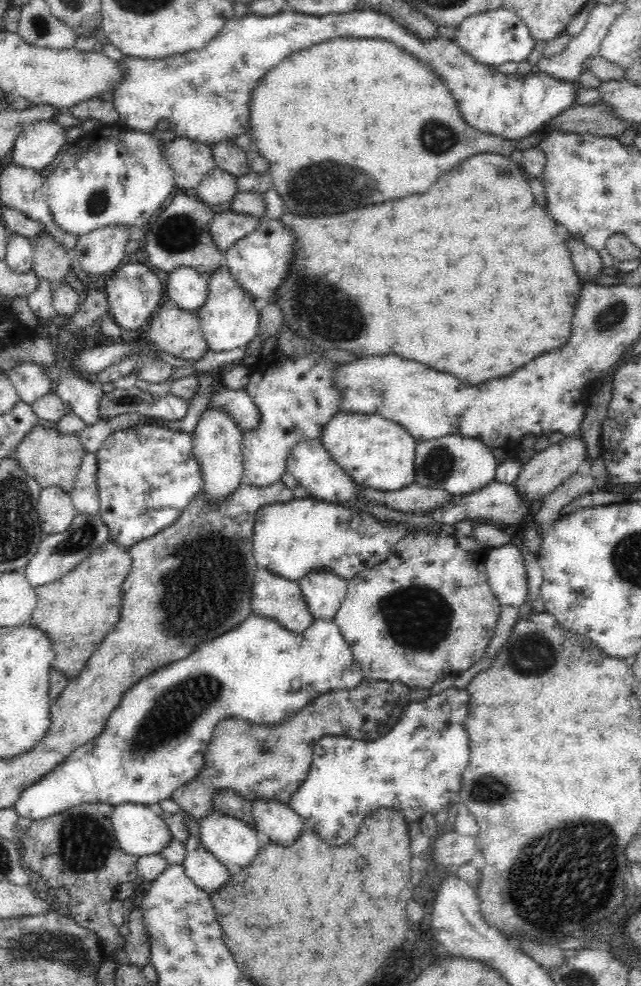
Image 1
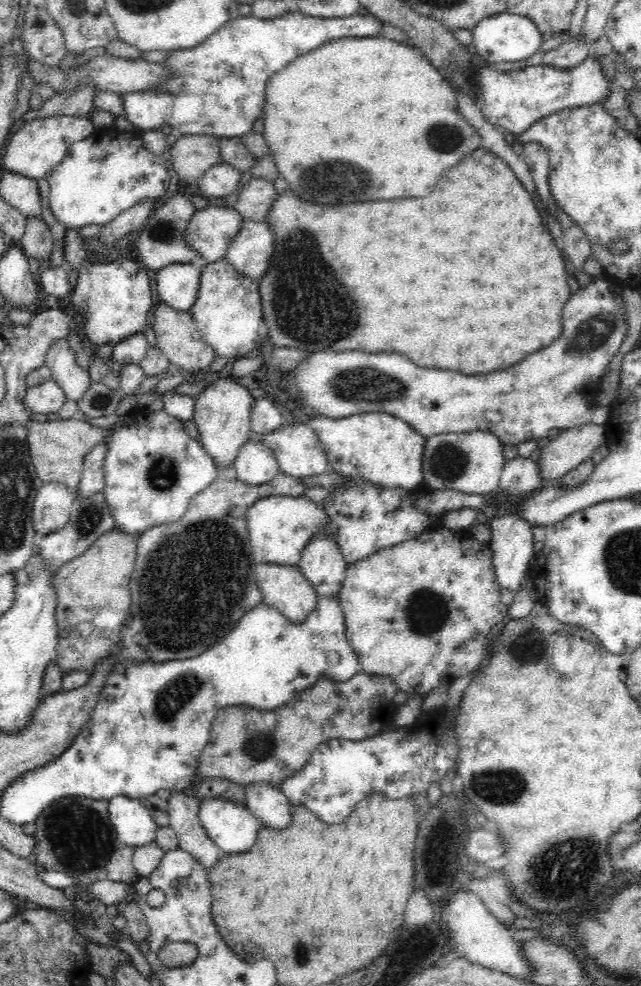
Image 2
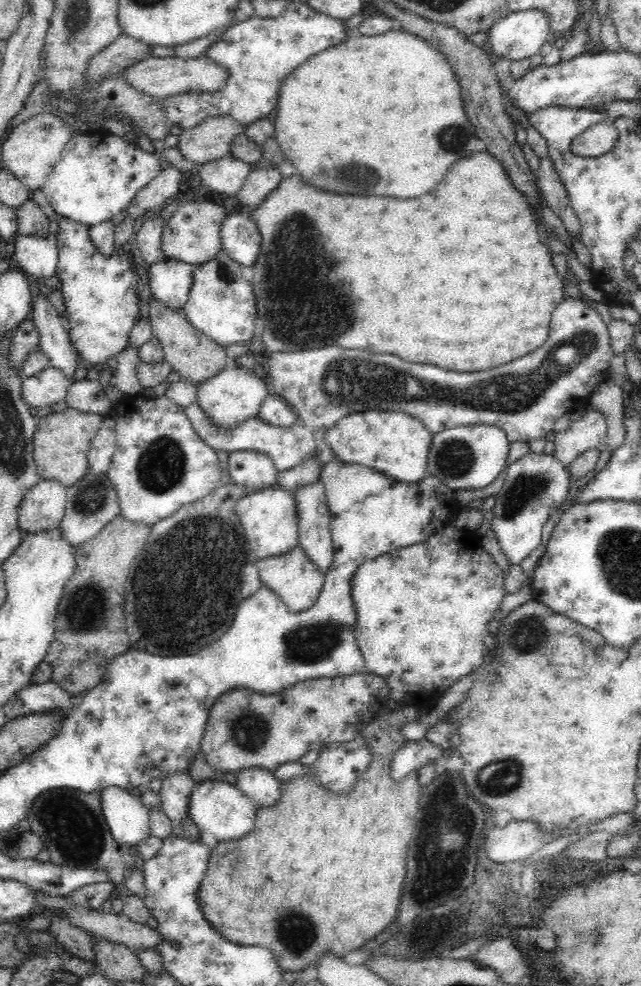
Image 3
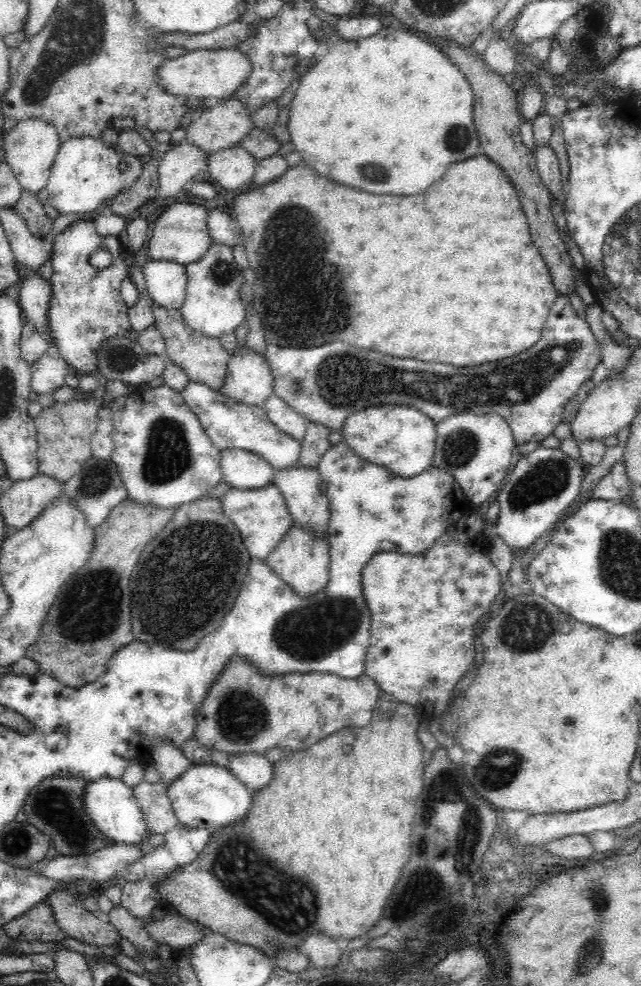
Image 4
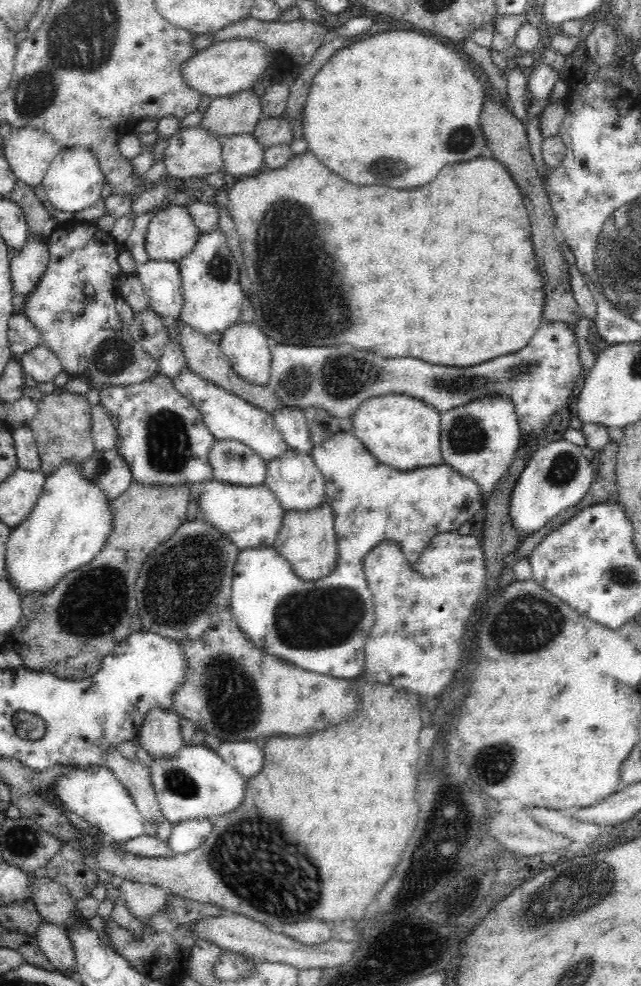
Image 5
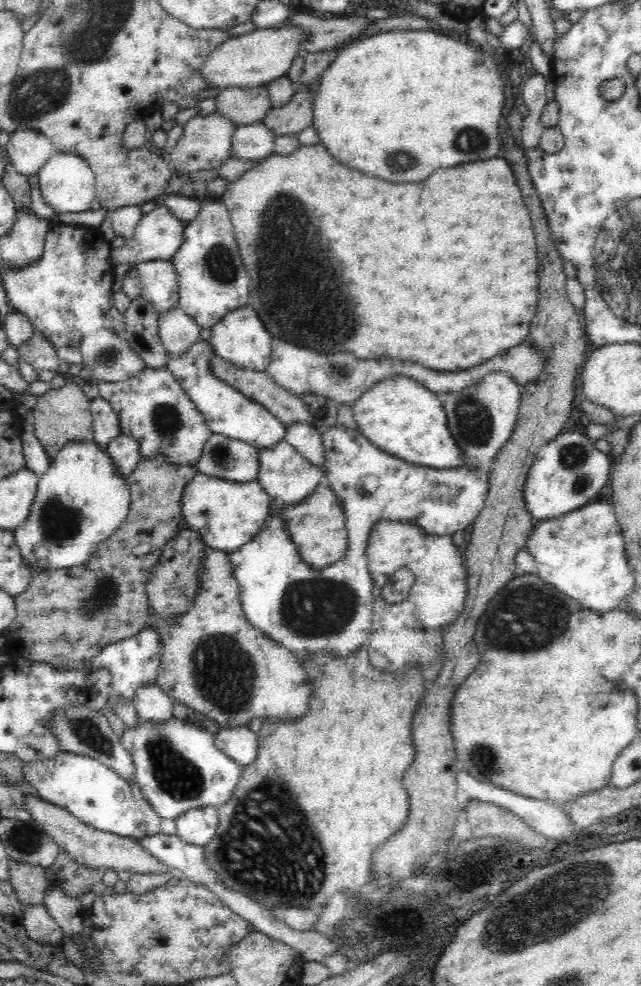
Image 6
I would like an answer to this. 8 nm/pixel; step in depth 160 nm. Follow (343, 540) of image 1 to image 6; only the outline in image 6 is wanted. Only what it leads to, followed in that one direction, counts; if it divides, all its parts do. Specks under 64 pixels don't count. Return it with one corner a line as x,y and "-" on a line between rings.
196,473
186,485
181,503
186,528
198,532
210,549
223,550
227,554
254,540
272,512
272,498
257,480
232,482
202,473

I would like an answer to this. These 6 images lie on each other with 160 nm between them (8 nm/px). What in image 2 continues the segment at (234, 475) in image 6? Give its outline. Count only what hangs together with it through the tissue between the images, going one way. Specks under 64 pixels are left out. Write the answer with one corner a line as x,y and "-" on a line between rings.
249,437
235,460
237,478
250,486
272,480
281,472
273,450
259,439

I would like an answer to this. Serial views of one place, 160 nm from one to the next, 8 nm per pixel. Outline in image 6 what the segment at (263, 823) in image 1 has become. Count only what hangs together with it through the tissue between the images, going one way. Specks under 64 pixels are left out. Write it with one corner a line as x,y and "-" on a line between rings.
248,727
220,729
215,734
215,746
228,758
245,767
256,760
258,735

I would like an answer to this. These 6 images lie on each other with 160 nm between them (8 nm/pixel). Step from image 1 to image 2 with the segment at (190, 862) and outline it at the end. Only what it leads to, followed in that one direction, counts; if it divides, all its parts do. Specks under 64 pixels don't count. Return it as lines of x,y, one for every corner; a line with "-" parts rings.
174,790
167,800
171,827
179,840
179,848
188,851
208,874
220,862
222,853
206,834
199,819
201,800
196,796
188,797

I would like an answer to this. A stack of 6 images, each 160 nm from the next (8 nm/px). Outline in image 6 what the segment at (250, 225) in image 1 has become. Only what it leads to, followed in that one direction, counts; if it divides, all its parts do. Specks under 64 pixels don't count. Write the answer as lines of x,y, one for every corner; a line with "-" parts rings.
165,204
156,206
154,210
151,210
140,219
134,234
127,239
125,246
111,251
111,263
119,265
126,262
135,262
137,265
152,260
170,260
176,254
176,251
182,248
184,234
186,234
186,223
174,216

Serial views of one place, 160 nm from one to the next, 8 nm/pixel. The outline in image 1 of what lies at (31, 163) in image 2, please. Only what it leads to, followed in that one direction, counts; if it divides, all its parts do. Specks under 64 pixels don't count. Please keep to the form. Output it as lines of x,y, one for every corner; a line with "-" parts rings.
51,119
30,124
16,138
15,146
12,148
12,165
38,172
48,171
56,163
58,152
65,142
65,129
55,124

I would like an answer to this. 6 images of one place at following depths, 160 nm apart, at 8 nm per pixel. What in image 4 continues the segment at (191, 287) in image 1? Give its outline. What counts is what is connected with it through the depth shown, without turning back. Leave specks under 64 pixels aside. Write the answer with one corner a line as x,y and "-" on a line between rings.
150,261
143,266
148,295
164,308
176,309
184,304
188,284
186,267
170,261

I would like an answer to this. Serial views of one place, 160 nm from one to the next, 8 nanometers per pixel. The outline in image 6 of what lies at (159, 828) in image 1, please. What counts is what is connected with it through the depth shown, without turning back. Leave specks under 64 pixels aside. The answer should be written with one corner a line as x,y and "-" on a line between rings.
66,751
55,759
42,759
23,765
23,771
25,780
38,790
44,801
66,809
78,820
102,832
135,841
146,835
144,813
138,808
130,784
100,761

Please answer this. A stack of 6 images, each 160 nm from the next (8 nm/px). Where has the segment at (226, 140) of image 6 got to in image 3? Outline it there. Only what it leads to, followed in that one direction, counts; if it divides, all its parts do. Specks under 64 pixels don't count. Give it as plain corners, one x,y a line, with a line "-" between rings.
176,167
165,168
156,180
152,180
134,195
131,203
125,208
126,215
135,220
144,216
148,210
158,211
163,208
166,201
177,194
180,178

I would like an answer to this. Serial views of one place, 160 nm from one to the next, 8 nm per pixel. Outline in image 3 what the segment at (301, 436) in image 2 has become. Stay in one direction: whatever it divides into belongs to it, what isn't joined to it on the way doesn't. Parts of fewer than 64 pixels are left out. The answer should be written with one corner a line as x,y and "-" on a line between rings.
196,400
189,407
185,408
185,413
198,437
208,446
215,450
227,450
229,453
236,450
251,450
267,454
275,464
276,470
280,472
290,470
306,459
316,459
318,455
316,453
318,444
314,439
314,430
302,425
300,422
294,422
290,427
279,427
265,423
256,416
246,419
234,430
224,431
224,429
218,429
210,421
210,417
200,411
198,401

